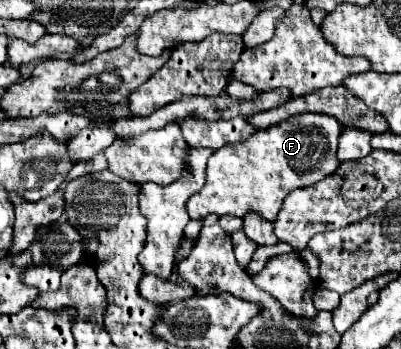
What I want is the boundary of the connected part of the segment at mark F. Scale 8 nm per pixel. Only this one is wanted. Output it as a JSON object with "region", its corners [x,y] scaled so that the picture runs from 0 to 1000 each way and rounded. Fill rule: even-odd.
{"region":[[[788,327],[783,344],[738,332],[638,378],[608,407],[554,418],[519,458],[509,539],[469,573],[474,625],[504,630],[519,613],[608,619],[618,602],[633,602],[663,630],[688,630],[708,567],[728,544],[778,533],[848,476],[838,453],[848,372],[848,350],[828,332]],[[748,350],[778,355],[758,361]]]}

